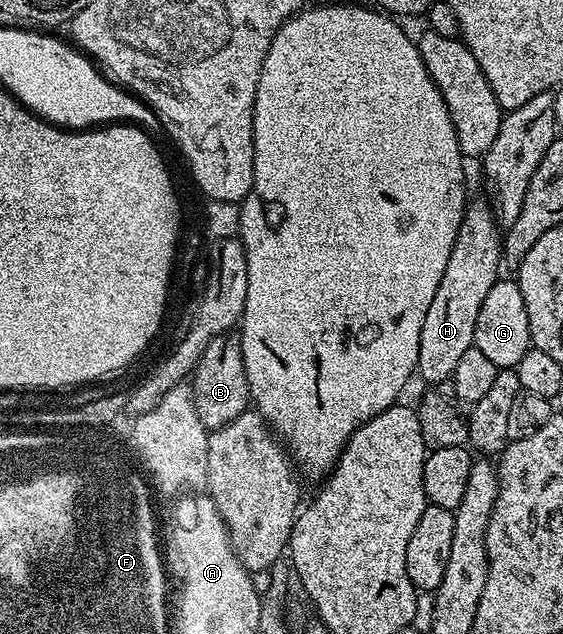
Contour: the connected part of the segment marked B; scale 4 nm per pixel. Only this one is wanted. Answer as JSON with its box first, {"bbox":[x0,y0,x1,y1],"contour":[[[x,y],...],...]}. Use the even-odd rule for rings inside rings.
{"bbox":[191,334,250,430],"contour":[[[226,334],[214,337],[192,371],[191,387],[195,410],[207,430],[222,428],[227,426],[227,422],[235,422],[235,418],[239,418],[239,414],[243,414],[250,407],[240,335]]]}

